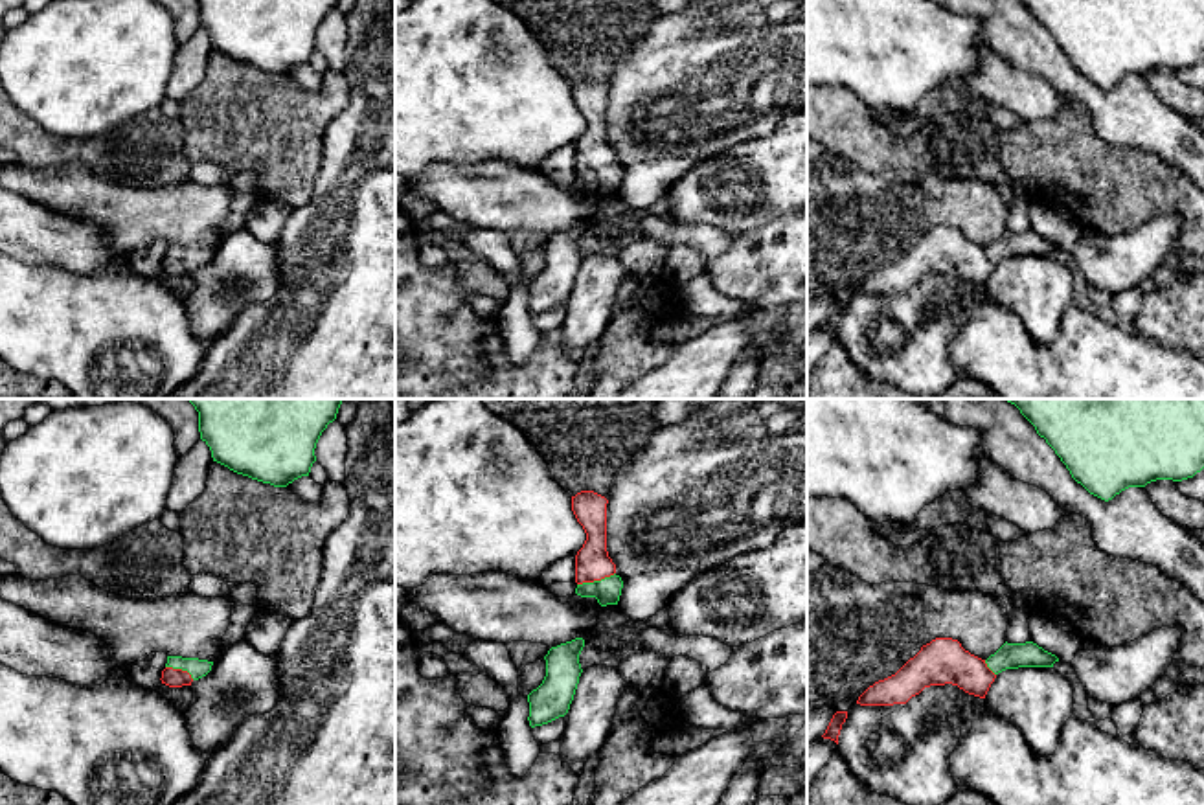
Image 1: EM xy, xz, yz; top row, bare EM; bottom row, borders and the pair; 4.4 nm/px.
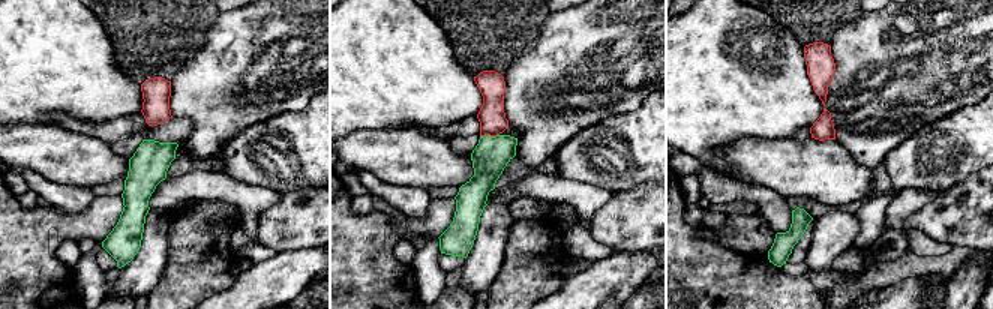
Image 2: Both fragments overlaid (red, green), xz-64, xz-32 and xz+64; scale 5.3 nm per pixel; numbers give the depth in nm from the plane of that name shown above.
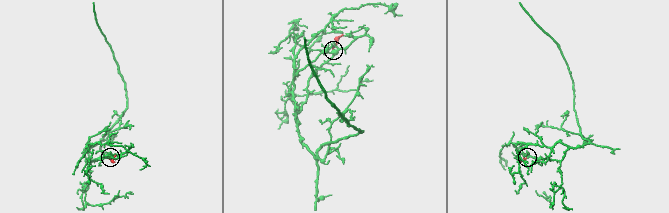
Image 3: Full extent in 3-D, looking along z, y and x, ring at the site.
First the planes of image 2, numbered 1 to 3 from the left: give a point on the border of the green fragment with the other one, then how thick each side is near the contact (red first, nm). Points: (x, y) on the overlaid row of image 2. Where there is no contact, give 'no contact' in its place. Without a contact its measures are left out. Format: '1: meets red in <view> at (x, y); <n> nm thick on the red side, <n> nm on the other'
1: no contact
2: meets red in xz-32 at (489, 134); 140 nm thick on the red side, 190 nm on the other
3: no contact

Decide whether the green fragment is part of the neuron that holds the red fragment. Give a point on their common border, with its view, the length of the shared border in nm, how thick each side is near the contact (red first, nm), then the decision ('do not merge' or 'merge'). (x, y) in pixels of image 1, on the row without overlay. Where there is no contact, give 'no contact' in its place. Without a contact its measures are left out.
xz (596, 168) | 180 nm | 160/120 nm | merge

